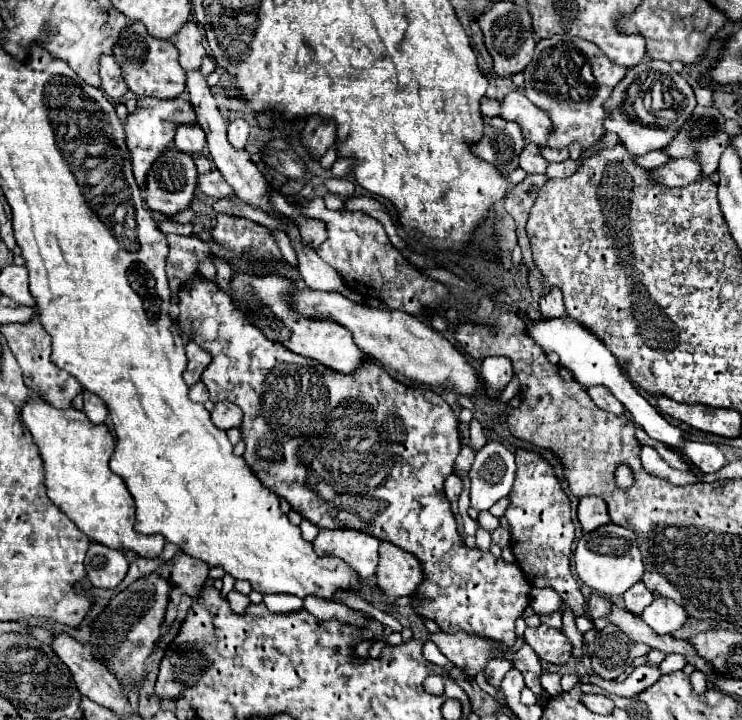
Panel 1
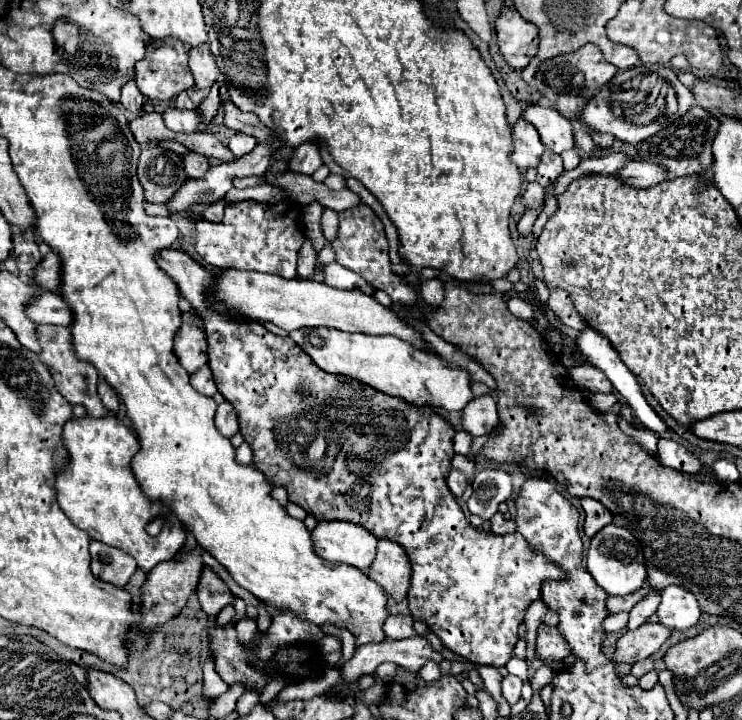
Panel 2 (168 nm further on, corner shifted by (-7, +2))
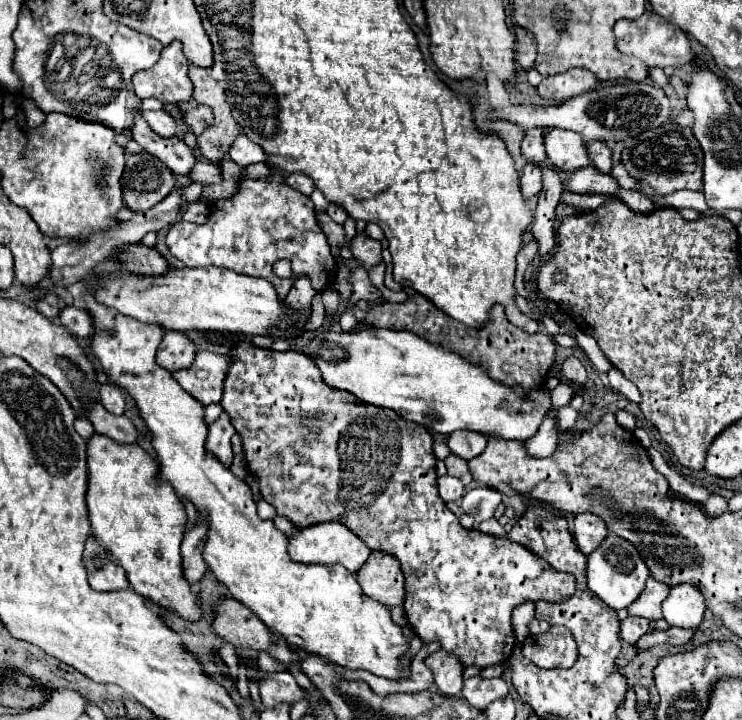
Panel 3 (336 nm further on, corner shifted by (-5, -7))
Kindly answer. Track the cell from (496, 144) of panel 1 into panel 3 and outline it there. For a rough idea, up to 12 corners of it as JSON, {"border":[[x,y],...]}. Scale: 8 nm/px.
{"border":[[529,130],[521,152],[531,164],[545,160],[545,130]]}

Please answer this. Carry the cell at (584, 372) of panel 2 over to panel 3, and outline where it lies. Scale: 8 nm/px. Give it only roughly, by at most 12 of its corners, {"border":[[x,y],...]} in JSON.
{"border":[[575,356],[563,362],[565,380],[577,386],[587,380],[585,366]]}

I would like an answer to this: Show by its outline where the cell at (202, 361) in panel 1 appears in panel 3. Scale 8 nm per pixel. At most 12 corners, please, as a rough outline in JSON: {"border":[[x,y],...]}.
{"border":[[165,330],[157,364],[169,372],[191,366],[195,344]]}

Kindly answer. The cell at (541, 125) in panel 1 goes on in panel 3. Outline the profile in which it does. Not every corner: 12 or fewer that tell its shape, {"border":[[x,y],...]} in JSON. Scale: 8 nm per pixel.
{"border":[[547,130],[545,148],[557,170],[591,166],[585,140]]}

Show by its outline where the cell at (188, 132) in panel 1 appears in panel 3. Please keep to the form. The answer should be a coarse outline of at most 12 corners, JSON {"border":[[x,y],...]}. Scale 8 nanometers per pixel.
{"border":[[143,110],[143,120],[161,136],[175,136],[177,120],[165,110]]}

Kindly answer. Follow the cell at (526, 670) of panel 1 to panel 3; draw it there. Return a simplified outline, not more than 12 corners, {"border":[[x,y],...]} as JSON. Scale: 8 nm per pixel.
{"border":[[523,602],[513,610],[513,632],[519,642],[529,636],[535,604]]}

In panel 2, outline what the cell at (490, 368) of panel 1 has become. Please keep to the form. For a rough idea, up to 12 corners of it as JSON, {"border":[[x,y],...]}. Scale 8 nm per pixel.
{"border":[[481,395],[463,409],[463,427],[473,437],[499,423],[497,399]]}

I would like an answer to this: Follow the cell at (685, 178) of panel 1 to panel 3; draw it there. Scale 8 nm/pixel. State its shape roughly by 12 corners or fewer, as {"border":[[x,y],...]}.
{"border":[[595,166],[575,170],[563,190],[575,194],[613,194],[619,186]]}

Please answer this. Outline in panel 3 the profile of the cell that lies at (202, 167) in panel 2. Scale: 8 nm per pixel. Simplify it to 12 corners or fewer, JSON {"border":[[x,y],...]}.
{"border":[[135,114],[131,136],[173,174],[187,174],[195,156],[183,140],[155,134]]}

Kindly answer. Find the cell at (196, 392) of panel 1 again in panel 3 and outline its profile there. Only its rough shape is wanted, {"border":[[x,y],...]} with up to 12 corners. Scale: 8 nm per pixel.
{"border":[[197,350],[171,376],[197,402],[221,400],[231,354]]}

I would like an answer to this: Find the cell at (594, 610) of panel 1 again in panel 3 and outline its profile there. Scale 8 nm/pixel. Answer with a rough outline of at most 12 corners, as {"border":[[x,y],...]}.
{"border":[[649,576],[643,594],[627,608],[631,616],[663,618],[661,602],[671,586]]}

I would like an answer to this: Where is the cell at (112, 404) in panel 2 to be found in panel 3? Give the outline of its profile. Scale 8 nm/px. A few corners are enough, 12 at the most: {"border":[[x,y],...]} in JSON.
{"border":[[113,384],[99,390],[101,404],[111,414],[125,412],[125,396]]}

